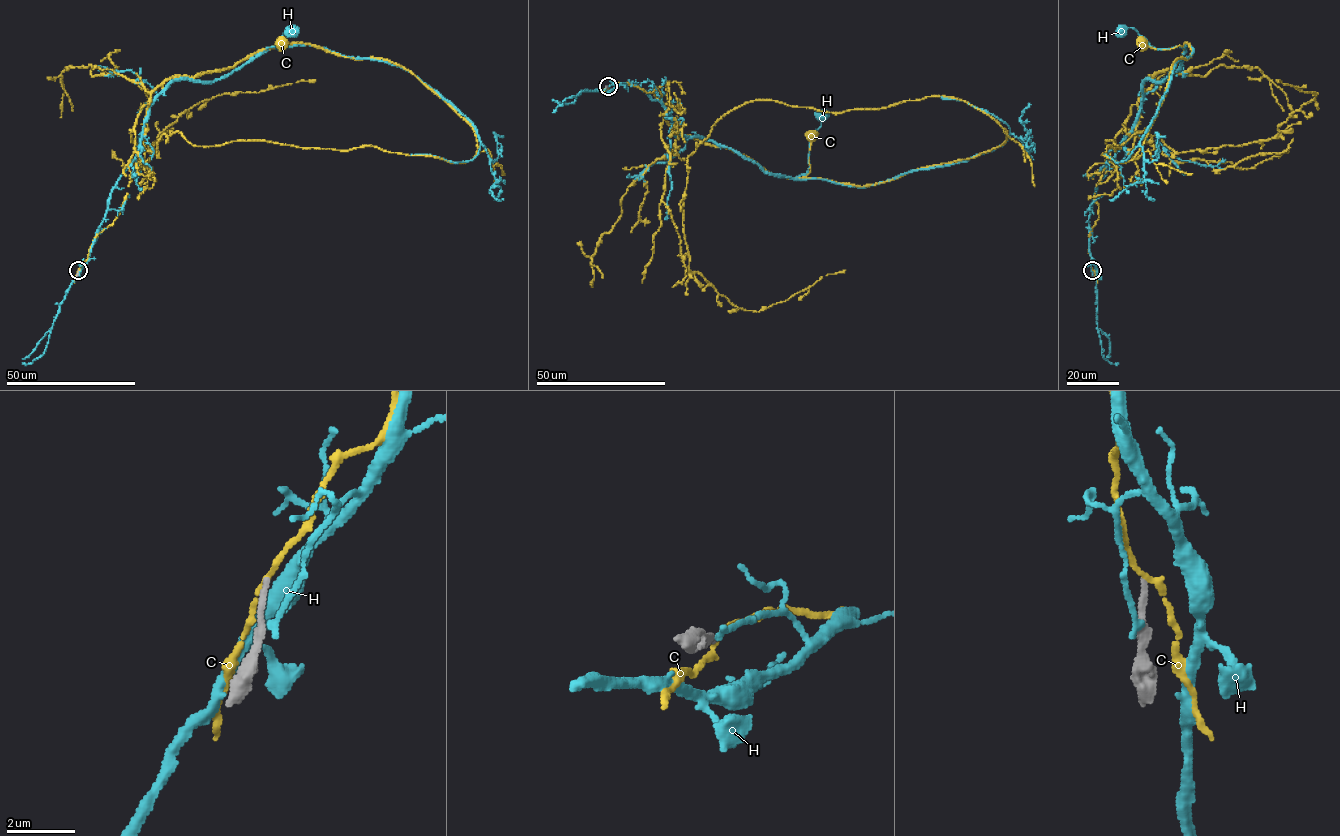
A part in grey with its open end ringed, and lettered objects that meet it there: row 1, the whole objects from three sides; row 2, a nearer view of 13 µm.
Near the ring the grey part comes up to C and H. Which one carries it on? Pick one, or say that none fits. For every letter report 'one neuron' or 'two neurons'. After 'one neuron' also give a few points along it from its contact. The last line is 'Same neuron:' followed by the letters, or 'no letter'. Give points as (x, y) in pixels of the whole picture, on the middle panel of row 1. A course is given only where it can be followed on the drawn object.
C: two neurons
H: two neurons
Same neuron: no letter

